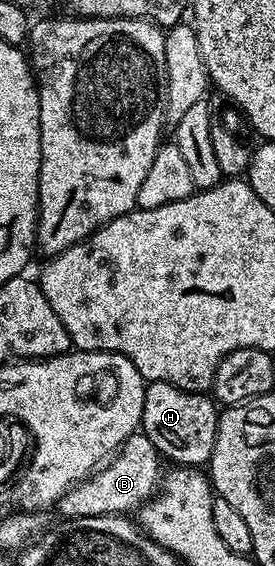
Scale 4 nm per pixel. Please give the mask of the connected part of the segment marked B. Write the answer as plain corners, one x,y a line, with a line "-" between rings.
141,431
134,433
101,468
65,493
56,502
56,510
58,509
60,516
67,517
71,522
85,517
133,514
158,492
164,476
161,464
163,465
163,462
158,449
146,438
146,434

